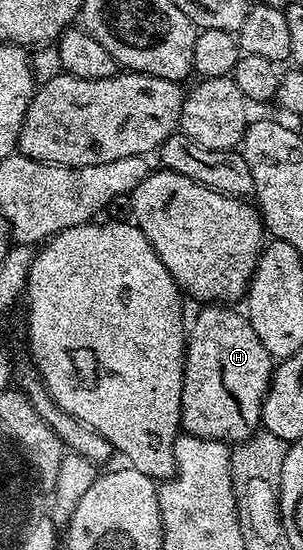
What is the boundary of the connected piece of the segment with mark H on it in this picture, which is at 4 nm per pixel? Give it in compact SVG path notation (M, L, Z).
M229 305L202 307L205 308L194 317L193 327L191 323L187 331L181 426L186 435L236 445L258 434L275 360L263 349L263 341L259 341L240 310L232 311Z

